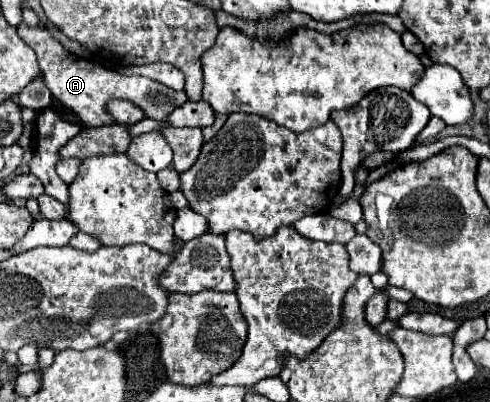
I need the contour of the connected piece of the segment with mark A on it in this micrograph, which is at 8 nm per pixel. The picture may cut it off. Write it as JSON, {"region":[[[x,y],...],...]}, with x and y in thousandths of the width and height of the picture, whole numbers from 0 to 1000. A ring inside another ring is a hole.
{"region":[[[39,62],[35,67],[39,92],[67,117],[67,127],[76,132],[76,152],[80,167],[88,177],[88,201],[96,211],[96,221],[104,226],[108,246],[120,251],[133,271],[149,276],[165,311],[186,316],[186,311],[218,311],[218,276],[214,261],[222,246],[259,246],[267,256],[276,256],[284,271],[292,271],[296,291],[316,296],[316,301],[337,301],[341,286],[373,261],[382,251],[382,231],[378,226],[349,226],[337,211],[308,201],[300,192],[280,192],[280,187],[247,187],[237,174],[222,172],[210,162],[198,162],[182,147],[153,142],[141,127],[129,122],[129,112],[120,102],[108,97],[108,87],[92,72],[92,67],[55,67],[55,62]]]}

